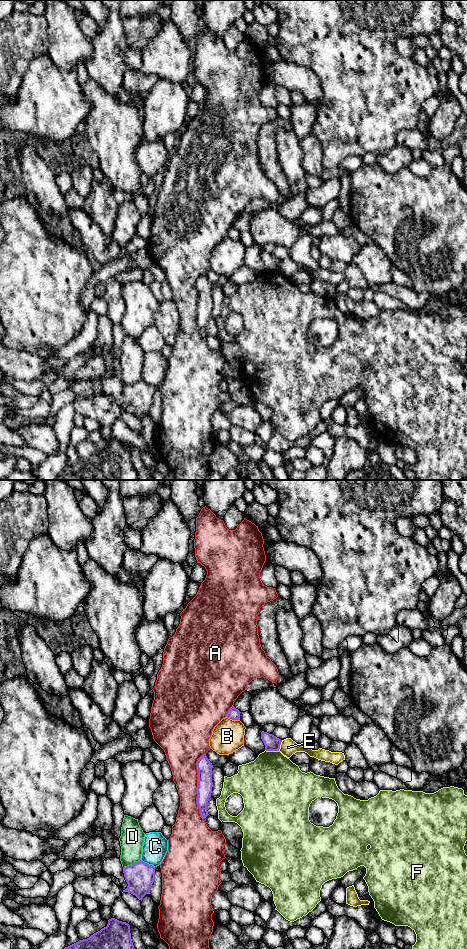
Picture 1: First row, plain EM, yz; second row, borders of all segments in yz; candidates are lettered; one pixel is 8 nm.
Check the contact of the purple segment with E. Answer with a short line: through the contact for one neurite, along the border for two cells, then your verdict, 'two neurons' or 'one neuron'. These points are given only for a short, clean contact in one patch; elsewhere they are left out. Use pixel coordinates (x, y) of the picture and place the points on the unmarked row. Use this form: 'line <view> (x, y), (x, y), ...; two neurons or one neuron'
line yz (282, 260), (278, 270); two neurons

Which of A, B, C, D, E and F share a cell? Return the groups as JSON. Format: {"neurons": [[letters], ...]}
{"neurons": [["A"], ["B"], ["C"], ["D"], ["E"], ["F"]]}

